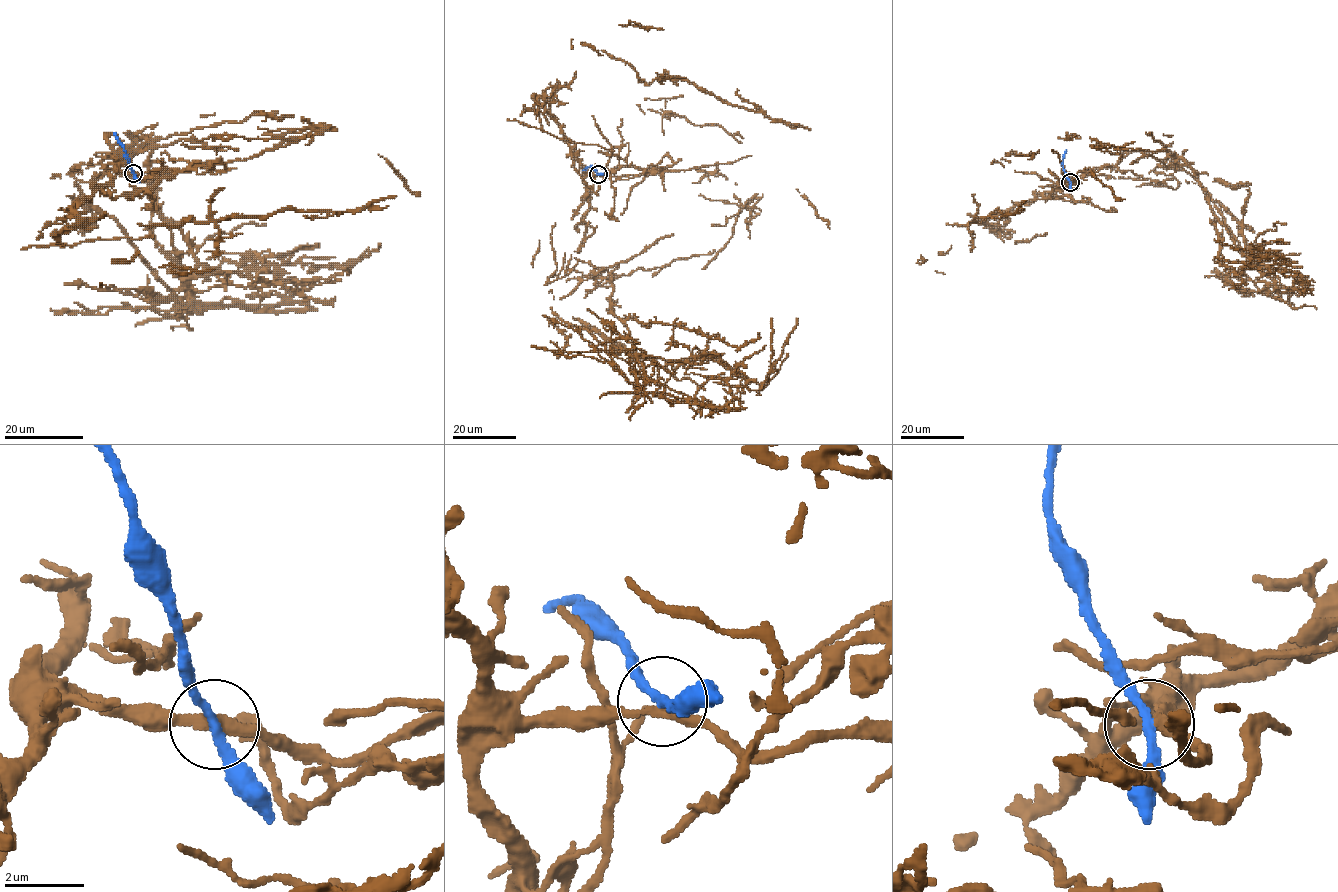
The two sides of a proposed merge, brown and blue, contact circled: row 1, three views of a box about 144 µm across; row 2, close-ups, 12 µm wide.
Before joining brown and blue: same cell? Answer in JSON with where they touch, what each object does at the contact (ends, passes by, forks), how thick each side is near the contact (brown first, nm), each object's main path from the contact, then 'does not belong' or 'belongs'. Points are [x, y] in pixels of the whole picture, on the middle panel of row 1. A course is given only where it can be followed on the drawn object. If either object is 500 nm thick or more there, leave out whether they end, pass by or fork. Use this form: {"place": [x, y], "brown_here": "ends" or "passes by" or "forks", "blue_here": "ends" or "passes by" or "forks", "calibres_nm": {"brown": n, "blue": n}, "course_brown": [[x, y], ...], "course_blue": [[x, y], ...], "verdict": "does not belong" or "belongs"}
{"place": [598, 174], "brown_here": "passes by", "blue_here": "passes by", "calibres_nm": {"brown": 280, "blue": 240}, "course_brown": [[598, 174], [595, 231], [547, 283], [607, 277], [645, 377], [722, 409], [695, 405], [765, 345]], "course_blue": [[598, 174], [591, 166], [583, 170]], "verdict": "does not belong"}

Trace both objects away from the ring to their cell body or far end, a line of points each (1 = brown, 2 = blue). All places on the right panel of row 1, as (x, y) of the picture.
1: (1070, 182), (1116, 166), (1175, 189), (1163, 167), (1181, 158), (1273, 286), (1305, 284), (1299, 271), (1241, 269)
2: (1070, 182), (1062, 163), (1066, 150)

